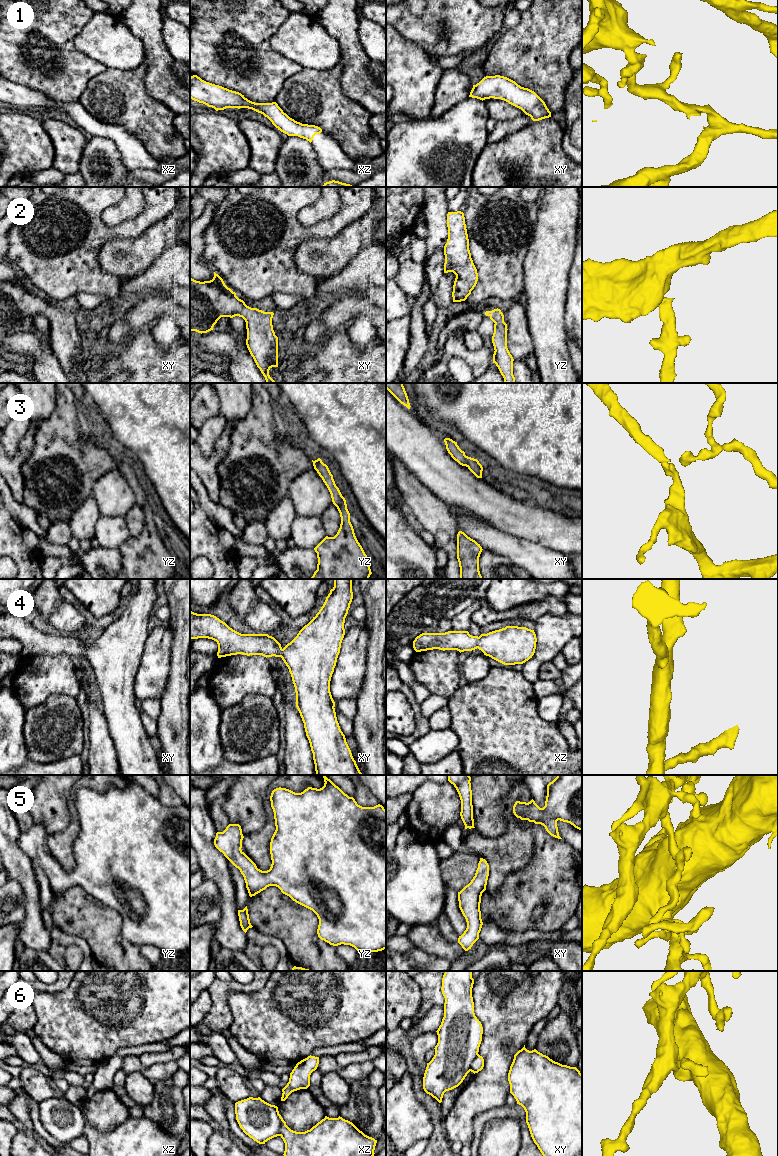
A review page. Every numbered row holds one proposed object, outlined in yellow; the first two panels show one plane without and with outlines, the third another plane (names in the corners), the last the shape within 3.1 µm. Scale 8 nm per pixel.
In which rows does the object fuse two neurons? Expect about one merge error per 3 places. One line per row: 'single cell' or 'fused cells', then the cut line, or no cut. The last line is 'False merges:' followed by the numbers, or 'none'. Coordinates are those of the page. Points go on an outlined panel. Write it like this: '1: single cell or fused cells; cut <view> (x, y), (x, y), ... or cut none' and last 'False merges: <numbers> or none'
1: single cell; cut none
2: single cell; cut none
3: single cell; cut none
4: single cell; cut none
5: single cell; cut none
6: fused cells; cut xz (279, 1115), (280, 1135)
False merges: 6

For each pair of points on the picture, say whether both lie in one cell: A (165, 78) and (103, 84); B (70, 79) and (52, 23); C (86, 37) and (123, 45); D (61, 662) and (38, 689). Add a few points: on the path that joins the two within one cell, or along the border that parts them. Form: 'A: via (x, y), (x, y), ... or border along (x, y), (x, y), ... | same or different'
A: border along (144, 56), (147, 62), (145, 90), (157, 100) | different
B: via (62, 65), (61, 48), (52, 37) | same
C: via (95, 39), (107, 39), (114, 45) | same
D: via (54, 669), (41, 682) | same

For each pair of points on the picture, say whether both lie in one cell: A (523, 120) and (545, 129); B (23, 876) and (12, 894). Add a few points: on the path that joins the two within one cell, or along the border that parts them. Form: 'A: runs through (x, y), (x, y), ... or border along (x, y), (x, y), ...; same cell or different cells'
A: border along (532, 120), (509, 135); different cells
B: border along (10, 879), (14, 880), (21, 887), (26, 905); different cells

